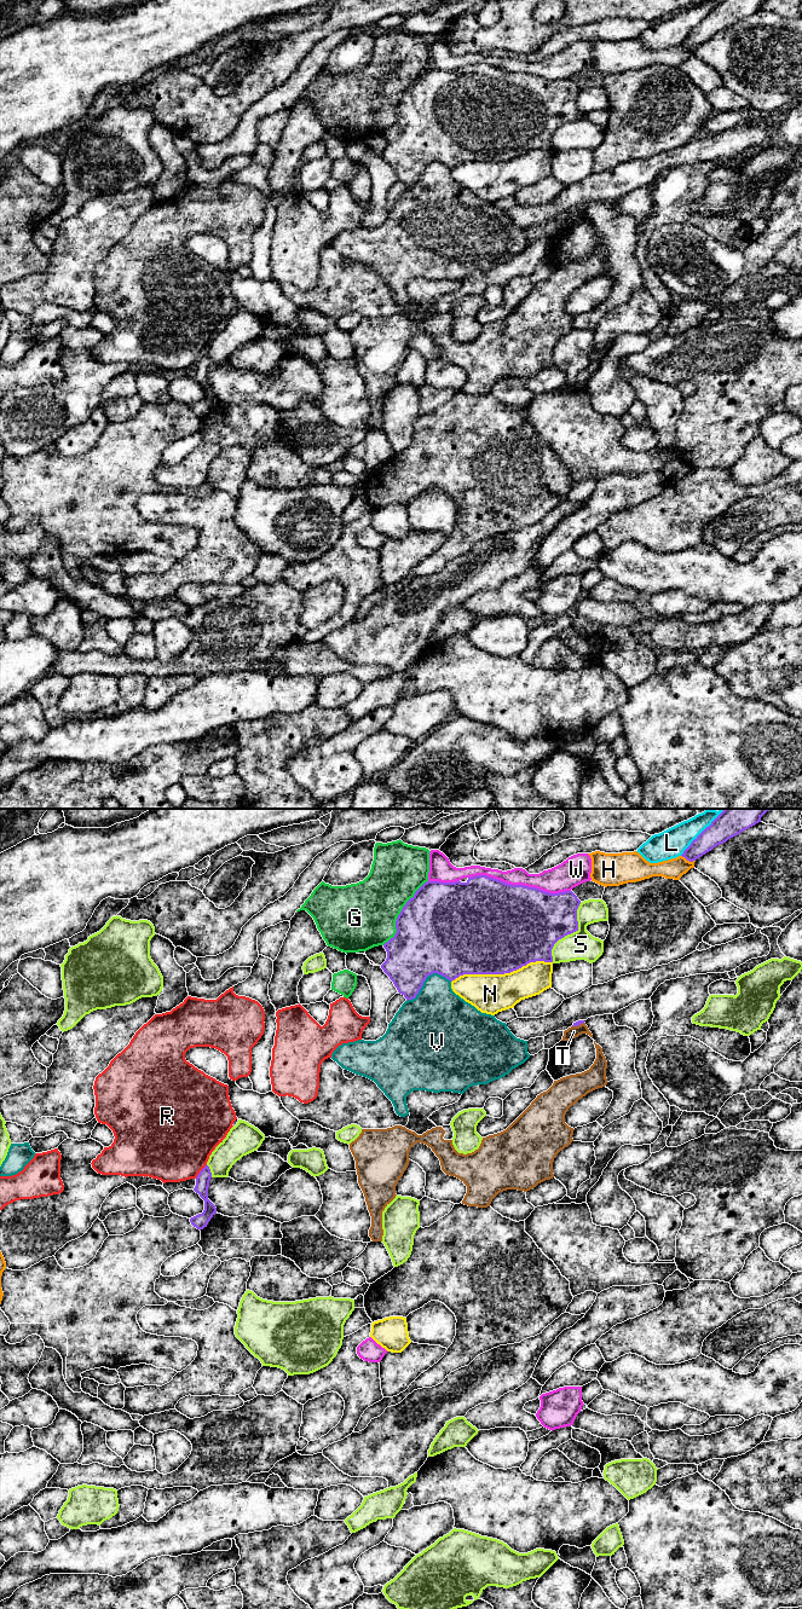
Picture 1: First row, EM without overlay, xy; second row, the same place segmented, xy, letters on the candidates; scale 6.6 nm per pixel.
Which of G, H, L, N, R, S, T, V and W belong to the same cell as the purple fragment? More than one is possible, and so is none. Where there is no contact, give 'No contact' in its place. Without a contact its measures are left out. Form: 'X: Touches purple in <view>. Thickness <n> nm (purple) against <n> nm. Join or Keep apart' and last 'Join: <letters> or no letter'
G: Touches purple in xy. Thickness 500 nm (purple) against 440 nm. Keep apart
H: Touches purple in xy. Thickness 140 nm (purple) against 140 nm. Keep apart
L: Touches purple in xy. Thickness 180 nm (purple) against 190 nm. Keep apart
N: Touches purple in xy. Thickness 500 nm (purple) against 260 nm. Keep apart
R: Touches purple in xy. Thickness 100 nm (purple) against 500 nm. Keep apart
S: Touches purple in xy. Thickness 400 nm (purple) against 190 nm. Keep apart
T: Touches purple in xy. Thickness 30 nm (purple) against 80 nm. Keep apart
V: Touches purple in xy. Thickness 420 nm (purple) against 380 nm. Keep apart
W: Touches purple in xy. Thickness 500 nm (purple) against 170 nm. Keep apart
Join: no letter

